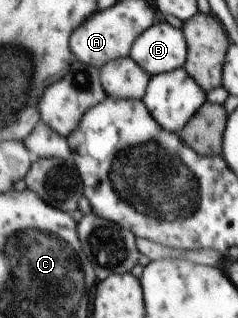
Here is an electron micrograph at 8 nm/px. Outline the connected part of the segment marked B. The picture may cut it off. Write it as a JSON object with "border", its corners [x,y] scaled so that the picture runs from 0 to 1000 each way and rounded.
{"border":[[[668,57],[576,113],[542,176],[592,217],[647,239],[769,214],[786,170],[769,94]]]}

